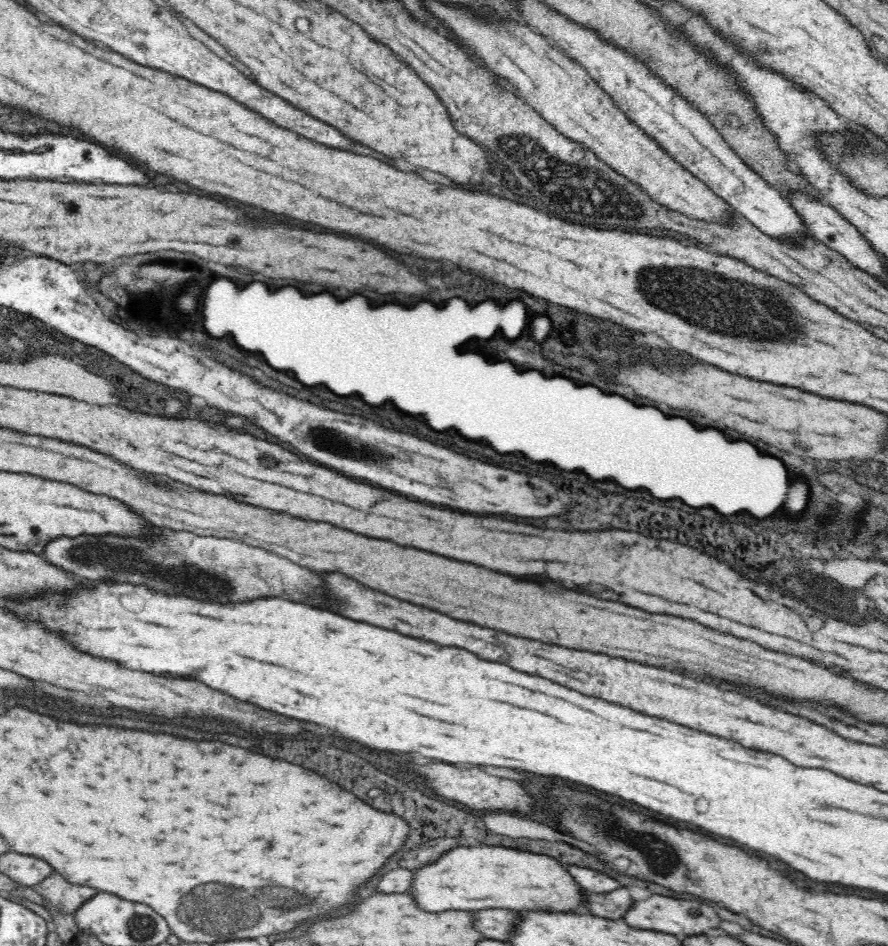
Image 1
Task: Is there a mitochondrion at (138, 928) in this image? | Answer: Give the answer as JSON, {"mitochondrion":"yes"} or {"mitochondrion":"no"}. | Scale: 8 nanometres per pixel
{"mitochondrion":"yes"}

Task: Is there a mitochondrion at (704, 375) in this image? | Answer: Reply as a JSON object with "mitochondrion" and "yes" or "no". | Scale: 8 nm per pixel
{"mitochondrion":"no"}

